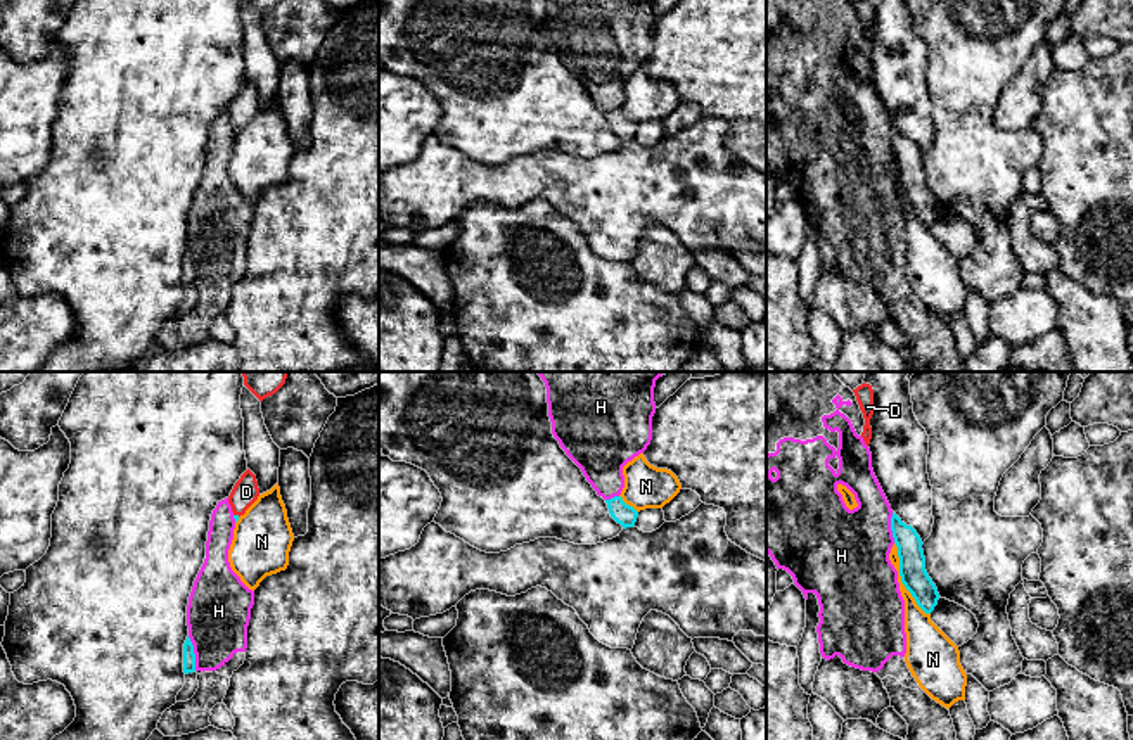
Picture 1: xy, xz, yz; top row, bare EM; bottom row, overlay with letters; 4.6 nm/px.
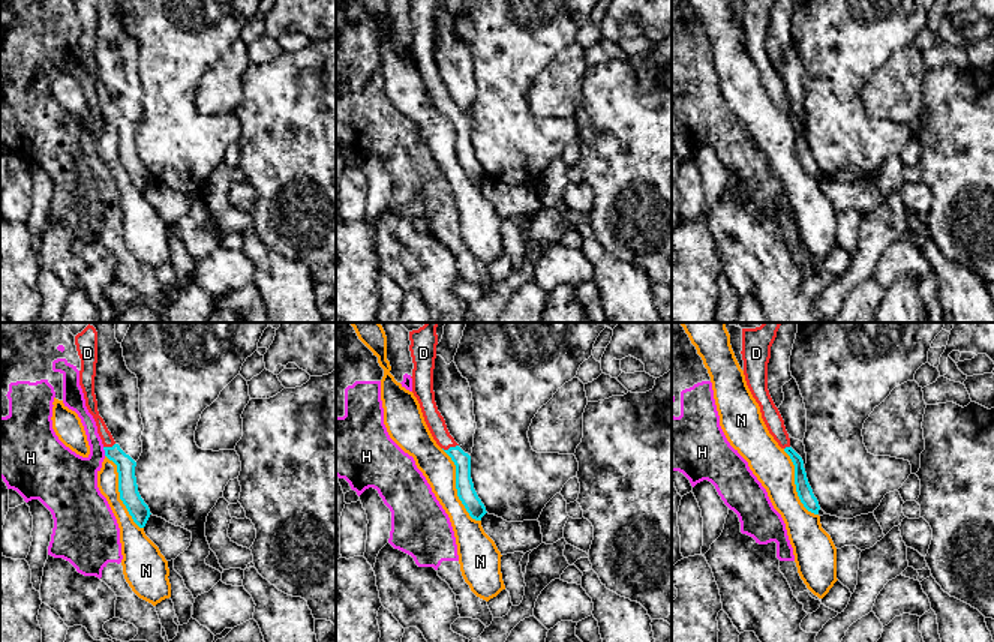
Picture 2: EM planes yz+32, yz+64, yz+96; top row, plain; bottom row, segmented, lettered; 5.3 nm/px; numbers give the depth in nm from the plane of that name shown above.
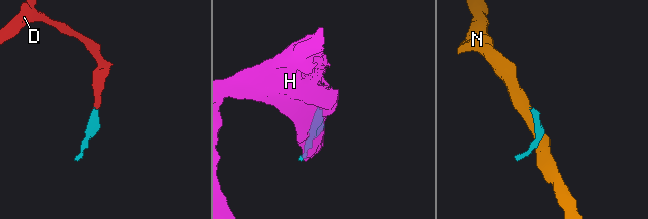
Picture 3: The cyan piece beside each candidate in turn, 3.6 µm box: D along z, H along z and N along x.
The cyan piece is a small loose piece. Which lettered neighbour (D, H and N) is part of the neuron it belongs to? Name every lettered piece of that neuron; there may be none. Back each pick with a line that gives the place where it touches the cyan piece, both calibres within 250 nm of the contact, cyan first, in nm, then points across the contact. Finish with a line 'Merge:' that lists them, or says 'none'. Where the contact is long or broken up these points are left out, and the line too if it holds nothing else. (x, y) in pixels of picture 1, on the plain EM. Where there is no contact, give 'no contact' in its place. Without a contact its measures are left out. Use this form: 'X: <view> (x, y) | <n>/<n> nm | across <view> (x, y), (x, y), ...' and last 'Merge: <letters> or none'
D: xy (237, 128) | 20/120 nm | across xy (236, 130), (237, 128), (239, 113), (246, 104)
Merge: D

